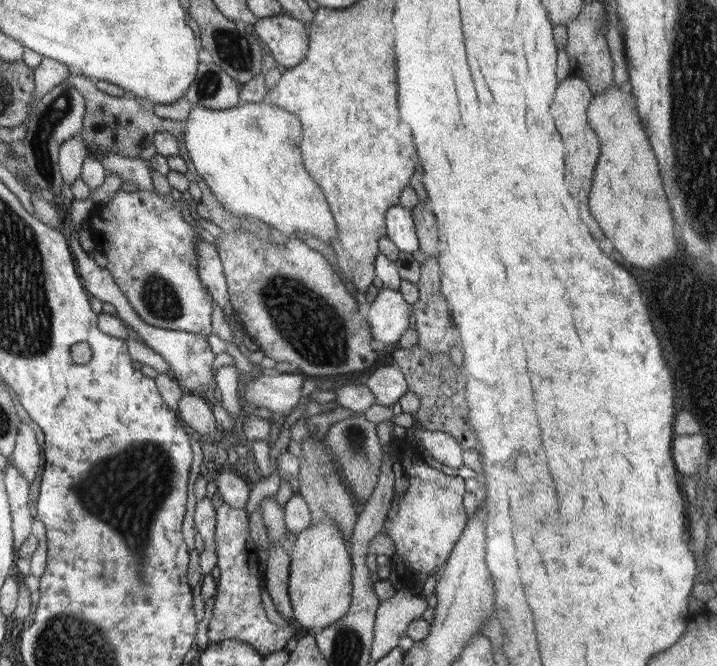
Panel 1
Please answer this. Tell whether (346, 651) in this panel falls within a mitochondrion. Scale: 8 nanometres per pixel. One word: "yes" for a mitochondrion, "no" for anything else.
yes

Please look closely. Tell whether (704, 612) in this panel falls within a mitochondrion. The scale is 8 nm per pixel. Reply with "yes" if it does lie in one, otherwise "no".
no

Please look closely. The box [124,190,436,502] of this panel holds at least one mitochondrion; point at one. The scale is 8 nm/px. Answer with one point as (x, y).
(316, 331)

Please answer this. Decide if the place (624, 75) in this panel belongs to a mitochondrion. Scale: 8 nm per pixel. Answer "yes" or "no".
no

